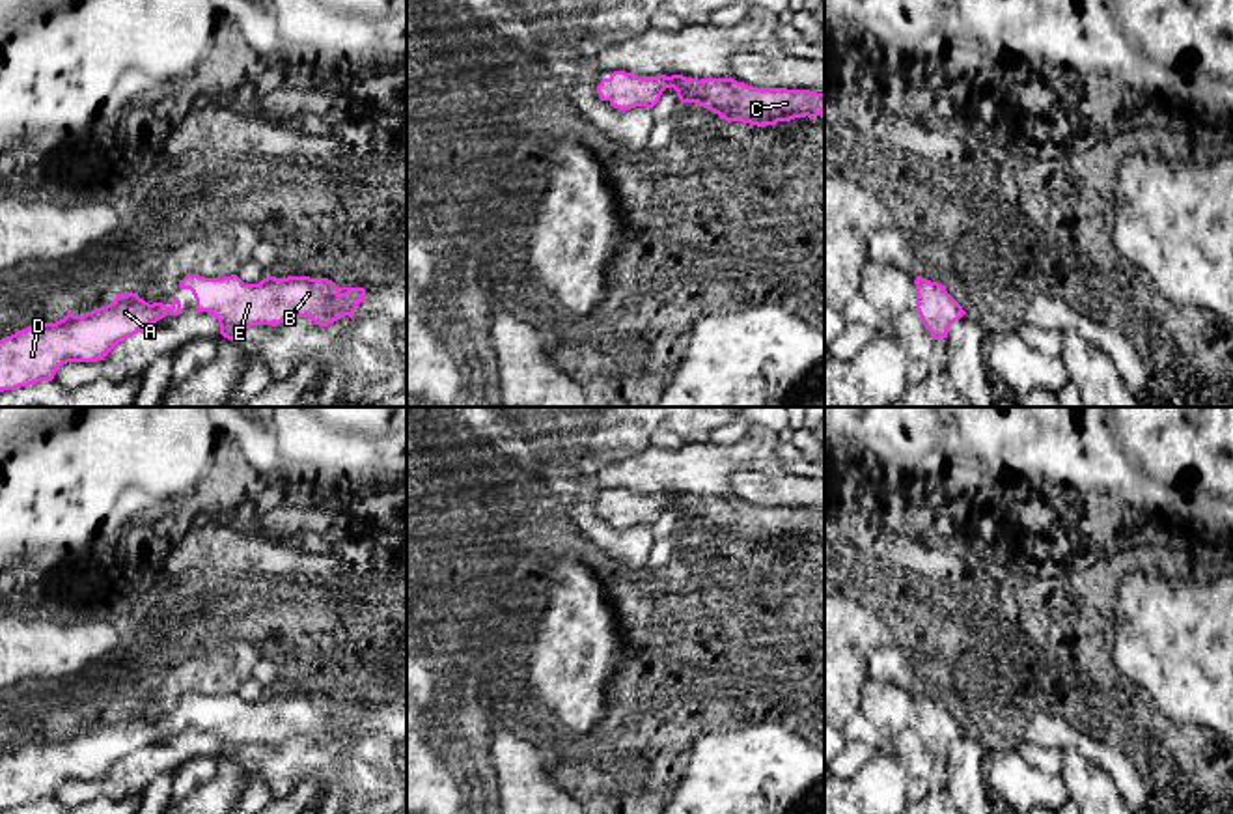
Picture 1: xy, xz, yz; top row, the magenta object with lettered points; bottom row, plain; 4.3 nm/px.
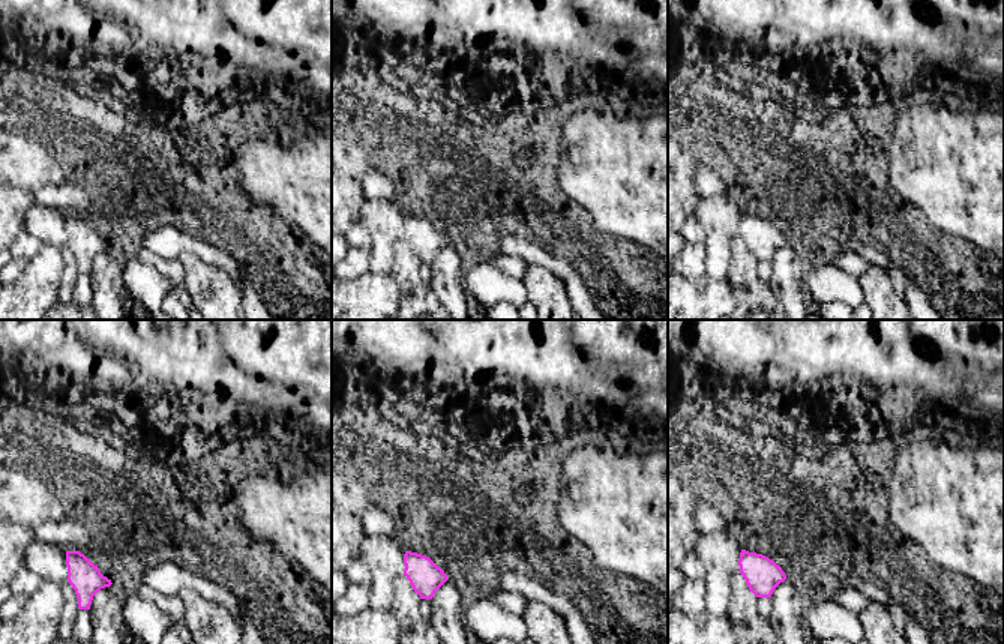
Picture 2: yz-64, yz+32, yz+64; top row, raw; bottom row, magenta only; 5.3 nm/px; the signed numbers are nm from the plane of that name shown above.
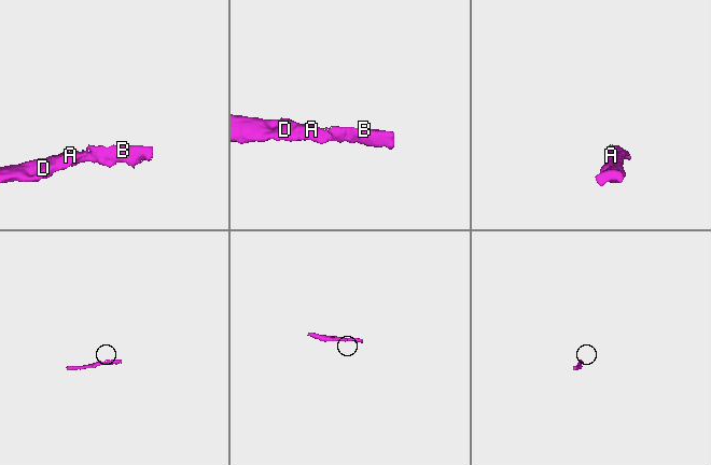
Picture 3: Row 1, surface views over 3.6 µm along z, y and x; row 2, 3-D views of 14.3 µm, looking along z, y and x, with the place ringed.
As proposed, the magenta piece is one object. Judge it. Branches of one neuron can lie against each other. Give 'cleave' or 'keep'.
keep

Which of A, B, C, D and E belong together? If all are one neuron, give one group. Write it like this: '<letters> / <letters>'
A B C D E

